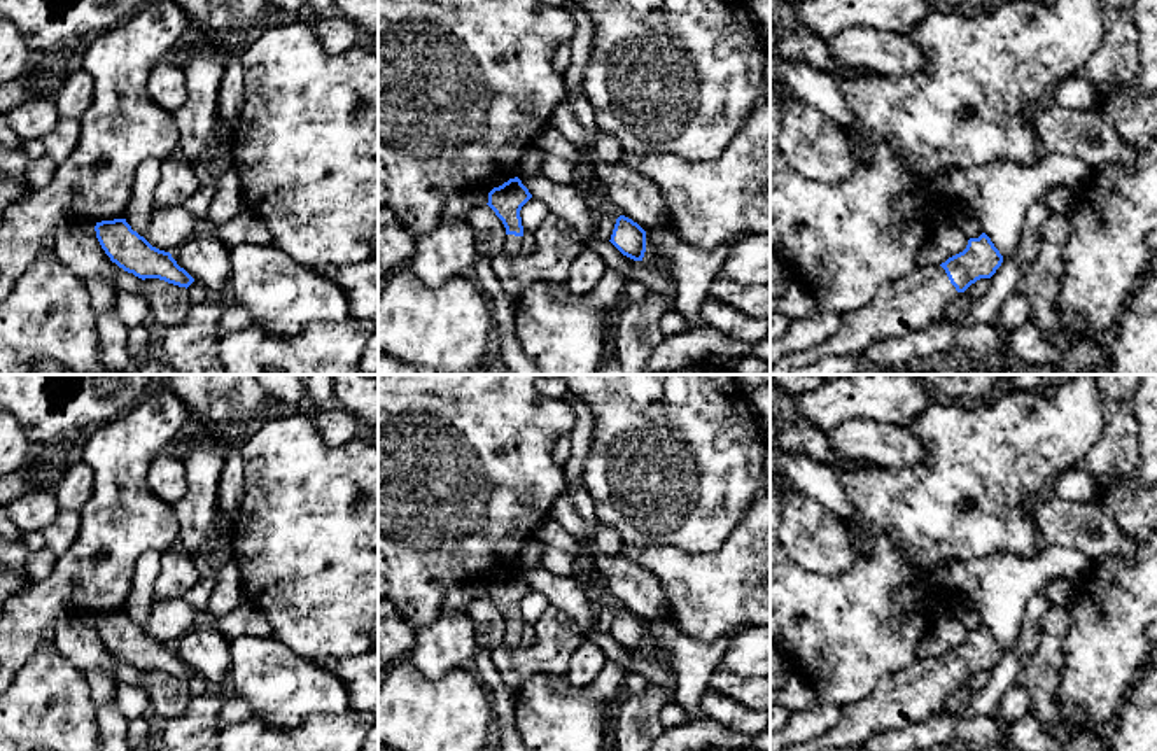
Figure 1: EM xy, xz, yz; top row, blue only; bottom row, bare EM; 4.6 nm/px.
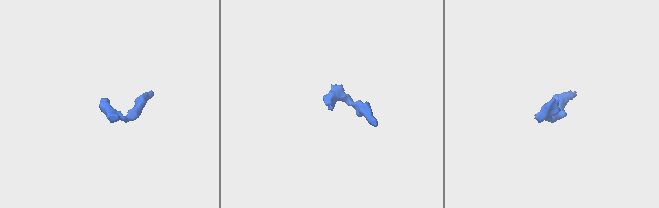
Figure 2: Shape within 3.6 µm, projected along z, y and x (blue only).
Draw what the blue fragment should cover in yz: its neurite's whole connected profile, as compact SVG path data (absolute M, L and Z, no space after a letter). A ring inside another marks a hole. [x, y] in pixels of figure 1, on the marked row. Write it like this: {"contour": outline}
{"contour": "M985 233L970 238L963 252L940 266L915 266L903 278L884 284L868 306L842 315L833 336L781 357L770 375L789 375L793 368L814 364L823 357L859 354L877 340L921 331L943 317L957 292L980 278L991 278L1001 263L1003 256Z"}

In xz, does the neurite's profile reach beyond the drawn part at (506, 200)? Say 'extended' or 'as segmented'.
extended

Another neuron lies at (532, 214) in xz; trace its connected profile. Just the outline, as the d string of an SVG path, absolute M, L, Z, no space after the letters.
M530 198L520 210L523 231L537 233L548 214L550 208L541 200Z

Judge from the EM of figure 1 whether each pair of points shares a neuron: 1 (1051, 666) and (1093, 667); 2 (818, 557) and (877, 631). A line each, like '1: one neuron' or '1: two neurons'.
1: two neurons
2: two neurons

